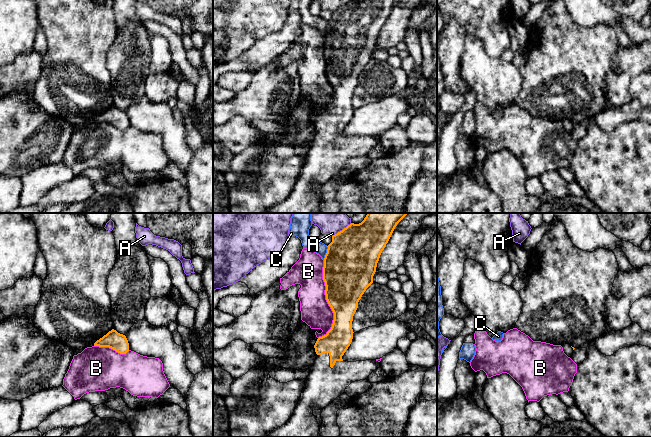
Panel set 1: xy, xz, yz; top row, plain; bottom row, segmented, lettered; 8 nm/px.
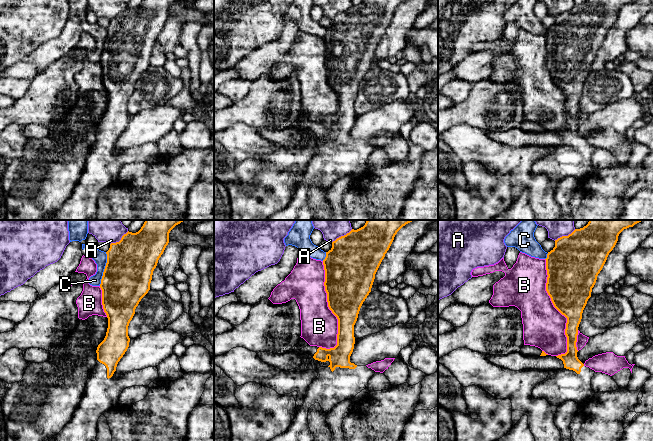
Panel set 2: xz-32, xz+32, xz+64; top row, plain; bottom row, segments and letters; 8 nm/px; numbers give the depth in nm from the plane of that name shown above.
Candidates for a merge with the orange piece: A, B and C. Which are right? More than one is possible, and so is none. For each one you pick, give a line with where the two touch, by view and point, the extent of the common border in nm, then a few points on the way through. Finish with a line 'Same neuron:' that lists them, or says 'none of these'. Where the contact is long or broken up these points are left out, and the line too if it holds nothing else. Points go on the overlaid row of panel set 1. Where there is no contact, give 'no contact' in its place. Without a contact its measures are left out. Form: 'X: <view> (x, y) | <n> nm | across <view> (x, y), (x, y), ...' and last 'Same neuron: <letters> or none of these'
Same neuron: none of these

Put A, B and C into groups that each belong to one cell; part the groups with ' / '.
A / B / C

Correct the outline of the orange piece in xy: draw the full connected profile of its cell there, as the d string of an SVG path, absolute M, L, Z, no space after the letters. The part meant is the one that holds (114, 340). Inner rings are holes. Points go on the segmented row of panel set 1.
M114 329L97 340L94 346L109 347L120 354L126 354L129 351L129 343L126 336Z

